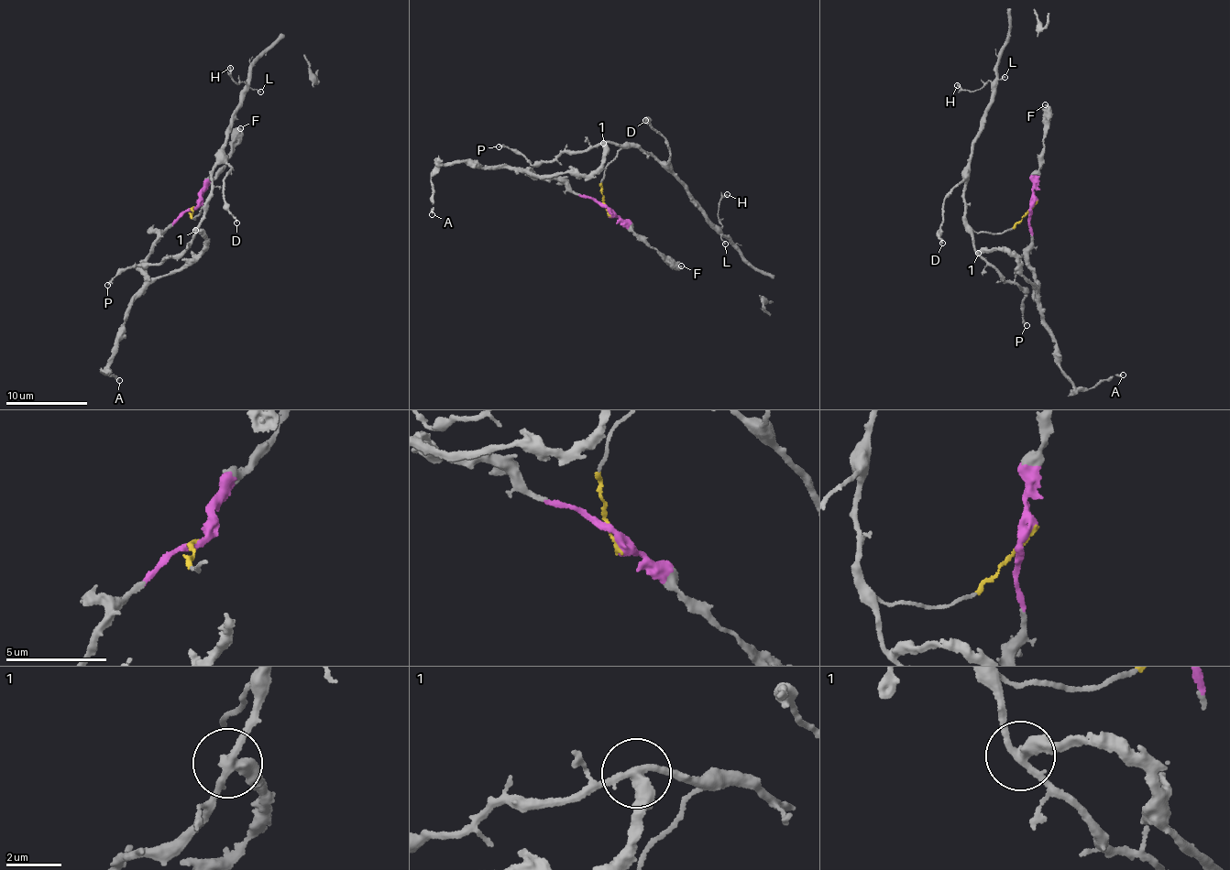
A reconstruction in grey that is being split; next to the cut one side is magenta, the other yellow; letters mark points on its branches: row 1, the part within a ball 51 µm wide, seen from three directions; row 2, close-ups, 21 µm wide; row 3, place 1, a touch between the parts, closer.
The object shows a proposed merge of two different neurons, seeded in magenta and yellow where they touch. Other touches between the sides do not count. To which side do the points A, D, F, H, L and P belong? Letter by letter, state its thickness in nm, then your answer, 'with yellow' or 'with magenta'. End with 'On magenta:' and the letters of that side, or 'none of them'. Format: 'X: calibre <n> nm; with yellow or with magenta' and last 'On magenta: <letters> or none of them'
A: calibre 160 nm; with magenta
D: calibre 170 nm; with yellow
F: calibre 500 nm; with magenta
H: calibre 180 nm; with yellow
L: calibre 90 nm; with yellow
P: calibre 180 nm; with yellow
On magenta: A, F

